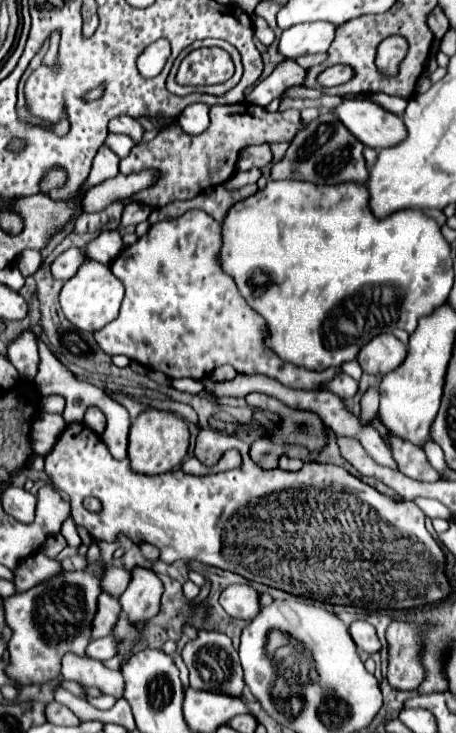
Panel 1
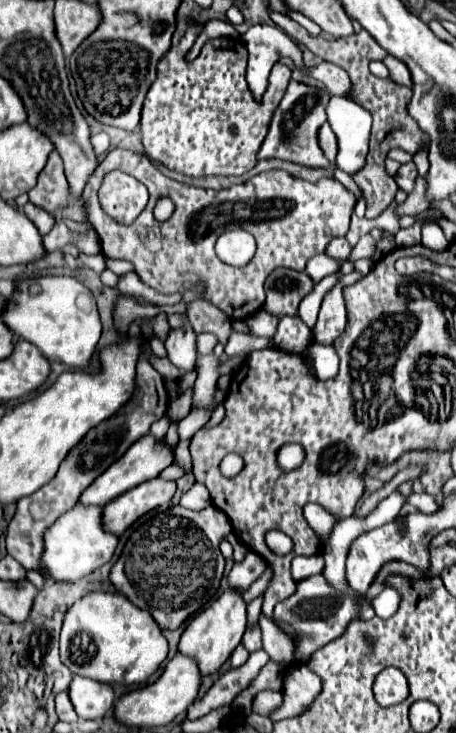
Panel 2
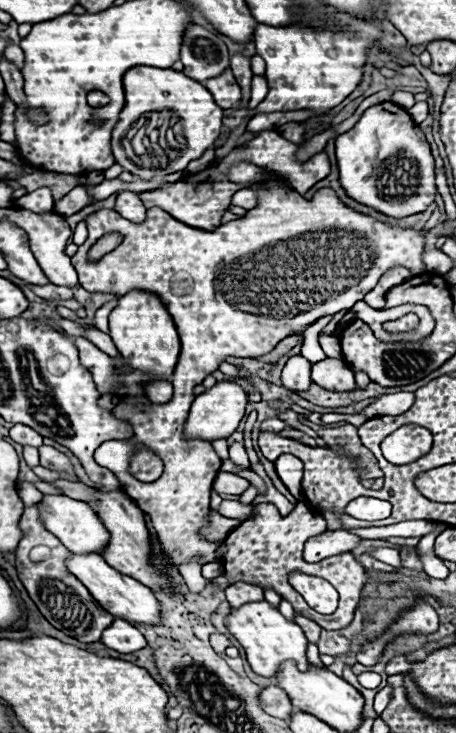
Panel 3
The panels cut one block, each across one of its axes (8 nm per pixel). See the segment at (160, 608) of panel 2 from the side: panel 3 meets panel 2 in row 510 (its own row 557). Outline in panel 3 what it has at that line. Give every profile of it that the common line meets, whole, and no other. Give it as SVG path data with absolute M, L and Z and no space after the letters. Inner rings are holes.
M238 162L230 168L228 179L237 184L250 184L258 192L258 206L250 210L244 218L220 224L214 232L204 232L198 228L190 228L182 222L176 222L168 212L162 208L150 208L146 222L134 224L122 218L116 210L100 210L88 216L88 240L78 248L78 252L72 256L72 264L78 272L80 286L88 292L112 292L112 294L126 294L130 290L146 290L156 294L164 306L168 308L178 334L180 334L180 358L172 374L172 386L174 396L168 404L150 404L148 400L140 400L138 404L130 406L128 402L120 402L112 414L116 418L124 418L124 422L130 422L134 430L132 442L104 442L96 450L96 462L100 466L106 466L112 470L122 490L138 504L140 510L144 510L152 522L152 528L156 532L156 538L160 542L160 548L164 550L164 568L174 566L172 580L176 586L182 586L182 576L178 572L180 564L190 562L192 558L198 558L200 564L208 562L220 562L222 554L226 554L224 540L210 542L206 540L200 530L206 526L206 514L210 514L210 490L212 482L220 472L222 460L218 458L216 450L210 442L186 442L182 438L182 422L188 418L188 410L194 402L194 386L202 384L202 380L218 370L218 364L226 356L240 356L240 358L258 358L274 350L274 346L290 336L296 334L302 326L308 326L316 322L322 316L332 316L340 310L350 310L356 302L360 302L382 278L384 272L388 272L394 266L408 268L414 276L426 272L426 264L422 262L424 252L424 236L420 230L408 230L400 226L388 226L384 222L374 220L372 216L360 214L352 208L348 208L332 188L320 188L312 200L304 200L298 192L294 192L284 182L266 176L264 170L250 162ZM118 232L122 234L122 242L108 254L104 254L98 262L88 260L88 250L100 240L104 234ZM286 244L284 250L262 250L266 246L278 246ZM226 298L254 298L254 306L270 308L274 314L250 314L240 310L240 304L230 304ZM140 442L146 448L154 450L162 462L164 462L164 474L156 482L140 482L128 472L128 462L134 452L134 444Z

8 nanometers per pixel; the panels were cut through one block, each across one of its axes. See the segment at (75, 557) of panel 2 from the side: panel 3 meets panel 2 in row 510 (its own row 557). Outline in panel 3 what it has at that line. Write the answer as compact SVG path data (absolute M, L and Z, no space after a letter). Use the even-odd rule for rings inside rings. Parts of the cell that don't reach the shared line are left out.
M94 552L70 554L66 560L66 568L90 590L94 600L110 614L122 616L128 622L142 622L142 624L158 624L160 622L160 604L154 598L154 594L150 592L150 588L146 588L144 584L140 584L138 580L134 580L130 576L120 574L112 566L108 566L100 554L94 554Z

